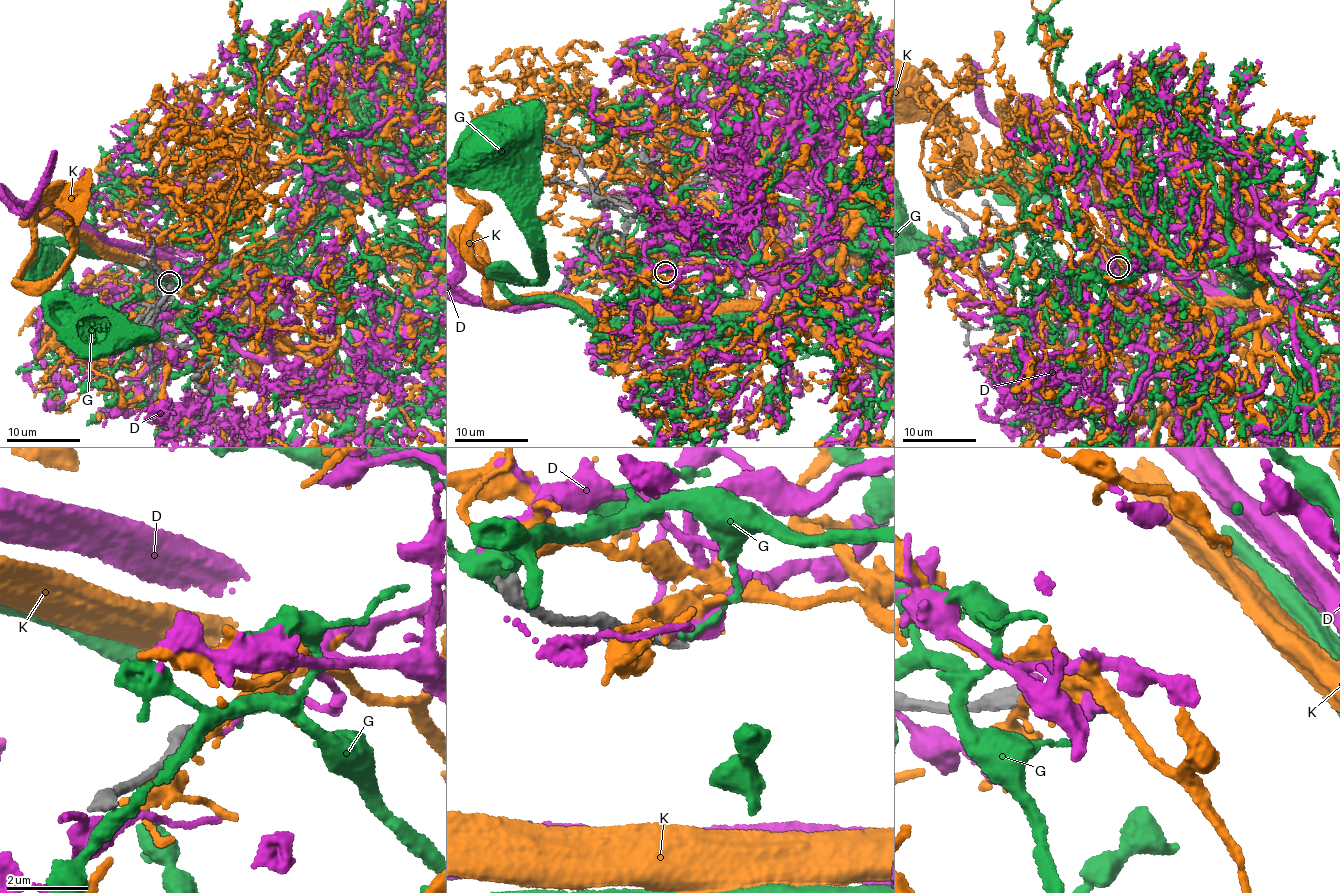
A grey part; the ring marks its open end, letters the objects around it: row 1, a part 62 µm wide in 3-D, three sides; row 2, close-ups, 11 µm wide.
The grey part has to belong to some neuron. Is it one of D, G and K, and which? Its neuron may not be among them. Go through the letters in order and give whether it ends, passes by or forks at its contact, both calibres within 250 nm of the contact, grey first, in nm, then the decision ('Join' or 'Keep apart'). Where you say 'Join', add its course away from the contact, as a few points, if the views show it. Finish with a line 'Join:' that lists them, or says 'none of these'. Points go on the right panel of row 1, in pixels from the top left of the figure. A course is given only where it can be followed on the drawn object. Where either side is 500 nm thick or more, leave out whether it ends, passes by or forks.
D: It ends there. Thickness 240 nm (grey) against 320 nm. Keep apart
G: It ends there. Thickness 200 nm (grey) against 130 nm. Keep apart
K: It ends there. Thickness 240 nm (grey) against 240 nm. Keep apart
Join: none of these

